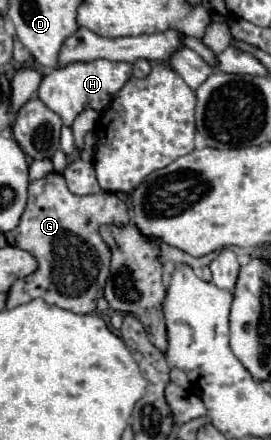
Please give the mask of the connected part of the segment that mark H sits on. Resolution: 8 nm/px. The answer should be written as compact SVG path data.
M93 60L93 62L73 62L63 68L55 68L51 74L45 74L37 98L53 110L65 126L71 126L81 110L87 106L95 110L105 110L111 102L111 96L121 90L121 86L133 76L133 66L129 62L111 62L111 60Z

